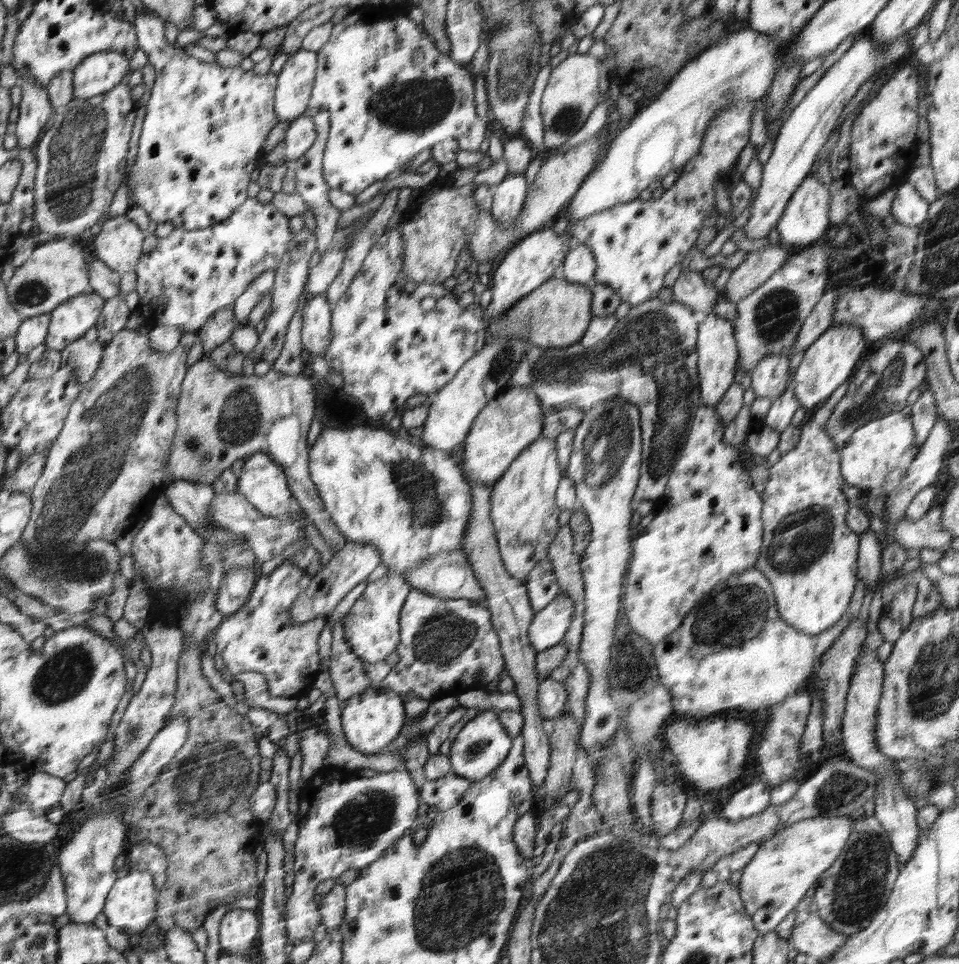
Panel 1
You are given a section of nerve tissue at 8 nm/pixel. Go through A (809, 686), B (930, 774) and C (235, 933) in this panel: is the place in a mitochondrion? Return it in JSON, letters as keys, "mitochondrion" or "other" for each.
{"A":"other","B":"mitochondrion","C":"other"}

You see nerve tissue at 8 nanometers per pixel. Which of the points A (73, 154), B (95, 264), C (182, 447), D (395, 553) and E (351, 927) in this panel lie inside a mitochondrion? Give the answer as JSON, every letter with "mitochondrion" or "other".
{"A":"mitochondrion","B":"other","C":"other","D":"other","E":"other"}

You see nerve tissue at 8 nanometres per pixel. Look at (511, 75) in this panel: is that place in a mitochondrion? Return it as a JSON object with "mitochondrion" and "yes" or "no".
{"mitochondrion":"yes"}

